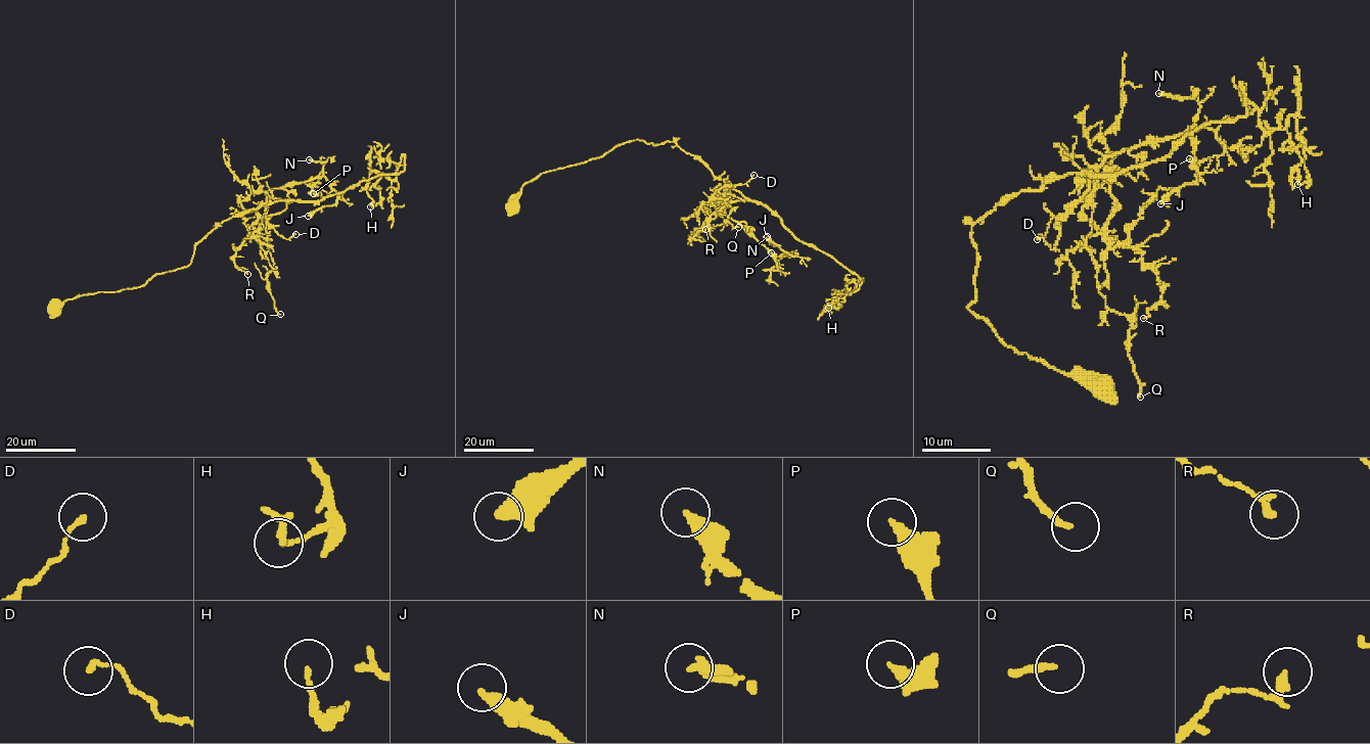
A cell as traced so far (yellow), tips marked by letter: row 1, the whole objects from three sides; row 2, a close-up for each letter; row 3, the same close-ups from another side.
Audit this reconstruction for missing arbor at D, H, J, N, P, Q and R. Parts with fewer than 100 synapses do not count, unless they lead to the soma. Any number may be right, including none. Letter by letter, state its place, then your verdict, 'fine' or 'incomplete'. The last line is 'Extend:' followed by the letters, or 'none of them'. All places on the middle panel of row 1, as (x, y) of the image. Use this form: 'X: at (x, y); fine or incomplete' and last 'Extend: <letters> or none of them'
D: at (754, 175); fine
H: at (828, 308); fine
J: at (766, 237); fine
N: at (767, 236); fine
P: at (771, 252); fine
Q: at (738, 227); fine
R: at (705, 229); fine
Extend: none of them

